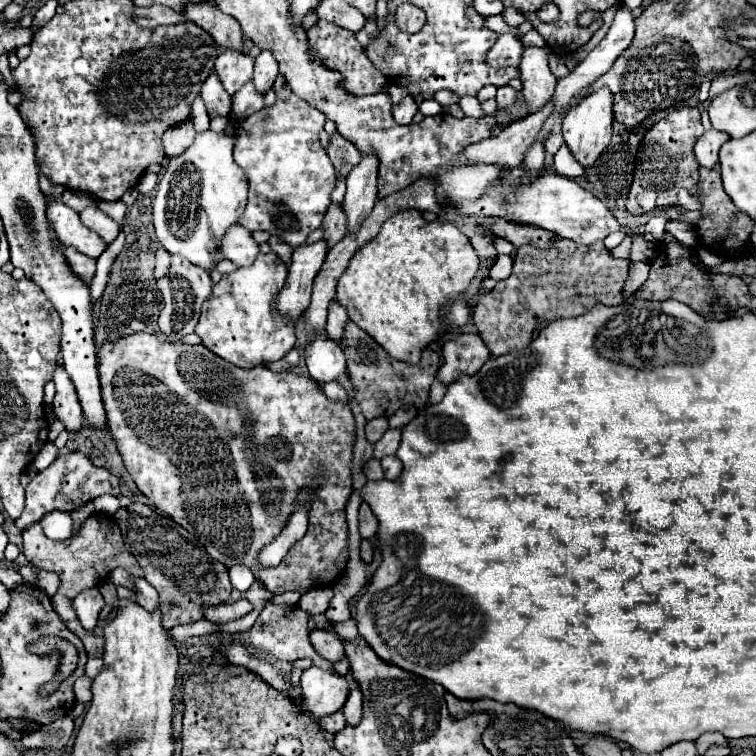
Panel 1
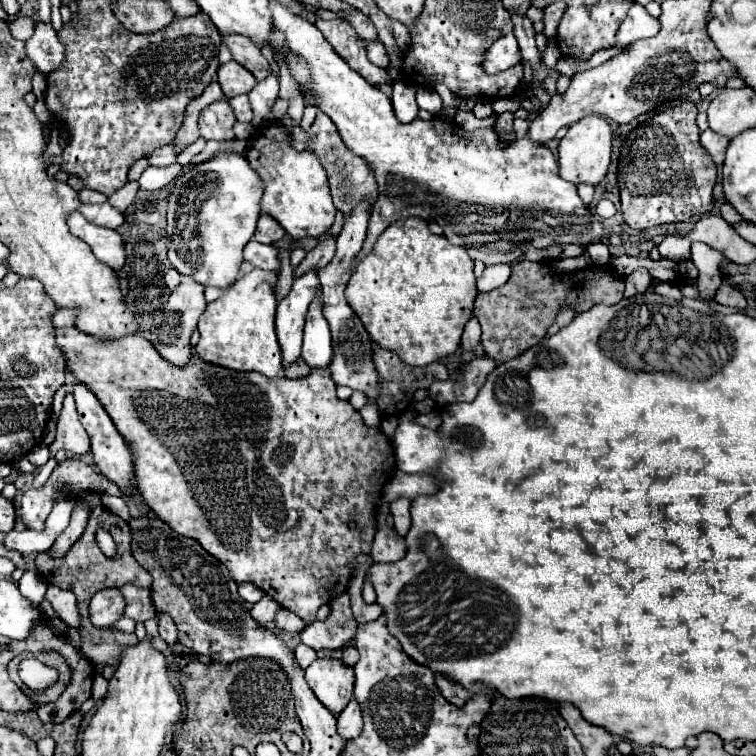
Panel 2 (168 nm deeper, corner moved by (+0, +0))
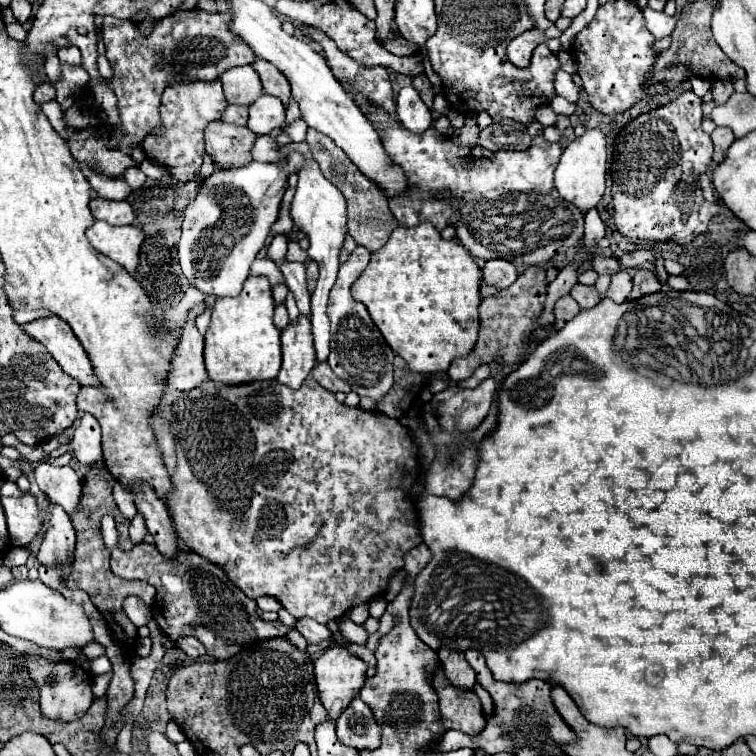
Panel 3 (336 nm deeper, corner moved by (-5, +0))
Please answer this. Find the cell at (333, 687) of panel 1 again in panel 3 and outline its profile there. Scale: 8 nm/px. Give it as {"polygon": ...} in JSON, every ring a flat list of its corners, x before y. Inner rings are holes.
{"polygon":[[330,647,314,659,314,677,316,677,320,701,326,707,328,717,332,721,336,721,338,715,342,715,342,711,350,705,350,701,360,693,360,689,366,681,366,663,362,659,350,655,346,647]]}

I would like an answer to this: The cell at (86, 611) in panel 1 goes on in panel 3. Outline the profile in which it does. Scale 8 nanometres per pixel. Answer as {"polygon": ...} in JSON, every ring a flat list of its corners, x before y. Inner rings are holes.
{"polygon":[[126,597,122,609,124,609,124,613,128,615,128,619,130,619,136,627,146,625,146,621,150,619,150,607,148,607,142,599,138,599,138,597]]}

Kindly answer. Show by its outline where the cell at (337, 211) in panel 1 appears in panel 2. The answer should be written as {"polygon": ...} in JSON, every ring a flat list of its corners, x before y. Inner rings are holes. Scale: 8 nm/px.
{"polygon":[[329,233,321,237,319,245,307,253,307,257,295,267,295,277,305,275,307,271,319,271,323,269,335,255,335,237,331,237]]}

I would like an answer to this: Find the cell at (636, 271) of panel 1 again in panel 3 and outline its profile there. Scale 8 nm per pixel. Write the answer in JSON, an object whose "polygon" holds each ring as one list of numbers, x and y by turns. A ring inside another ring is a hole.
{"polygon":[[638,269,634,273,634,289,632,289,628,299,638,299,638,297,644,297,644,295,650,295,650,293,658,293,660,289,662,289,662,285,658,283,654,271]]}

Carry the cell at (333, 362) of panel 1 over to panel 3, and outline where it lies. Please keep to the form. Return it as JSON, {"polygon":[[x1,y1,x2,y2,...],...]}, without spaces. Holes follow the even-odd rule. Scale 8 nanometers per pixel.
{"polygon":[[306,161,306,165,298,171,298,185,290,205,290,219,310,241,308,257,312,257,320,265,320,277,312,293,312,333,314,333,316,359,326,361,330,351,330,319,326,315,326,305,328,305,328,293,338,275,338,267,340,267,338,253,342,249,342,241,348,229,346,229,346,201,342,193,322,175,316,161]]}

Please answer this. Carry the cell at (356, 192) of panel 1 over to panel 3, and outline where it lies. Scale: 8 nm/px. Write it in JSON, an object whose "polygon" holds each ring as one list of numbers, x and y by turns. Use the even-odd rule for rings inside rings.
{"polygon":[[358,245,352,251,352,255,348,257,348,261,340,265,338,279,336,279,336,283,330,291,330,299,328,299,328,317,332,323,332,343,330,343,328,365,332,367,334,375,344,379,352,387,352,391,356,391,358,395,366,395,374,401,380,401,392,387,394,351,384,341,384,337,376,329,376,325,372,323,366,307,350,295,352,283,366,269,368,261,370,261,370,251,362,245]]}

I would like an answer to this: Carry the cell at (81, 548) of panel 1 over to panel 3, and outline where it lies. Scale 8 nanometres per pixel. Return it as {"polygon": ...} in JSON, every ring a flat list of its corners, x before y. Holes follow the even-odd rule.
{"polygon":[[102,463,94,465,94,469,90,469,84,477,84,485,82,485,82,497,80,497,80,505,78,511,72,519,74,529,78,533,78,541,76,541,76,559,72,565,72,573,66,579,66,587,68,589,82,589,90,595,90,601,98,607,98,611,102,613,102,617,106,619,112,635,120,641,122,647,126,647,128,651,134,649,136,639,138,639,138,629,134,623,130,623,130,619,126,619,124,611,122,611,122,601,128,595,136,595,146,604,153,605,156,595,156,590,150,583,146,581,128,581,128,579,120,579,110,571,110,553,102,543,102,535,100,535,100,519,104,513,110,513,116,519,116,527,118,531,124,531,124,549,132,549,134,545,130,543,128,537,128,525,130,521,126,517,120,515,114,499,112,499,112,475,108,471,100,471]]}

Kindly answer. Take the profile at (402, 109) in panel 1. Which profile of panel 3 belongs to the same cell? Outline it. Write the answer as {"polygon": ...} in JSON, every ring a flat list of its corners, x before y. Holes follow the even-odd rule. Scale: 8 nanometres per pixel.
{"polygon":[[404,85,396,97,398,121,412,133,422,133,432,127,430,109,420,99,420,93,412,85]]}

